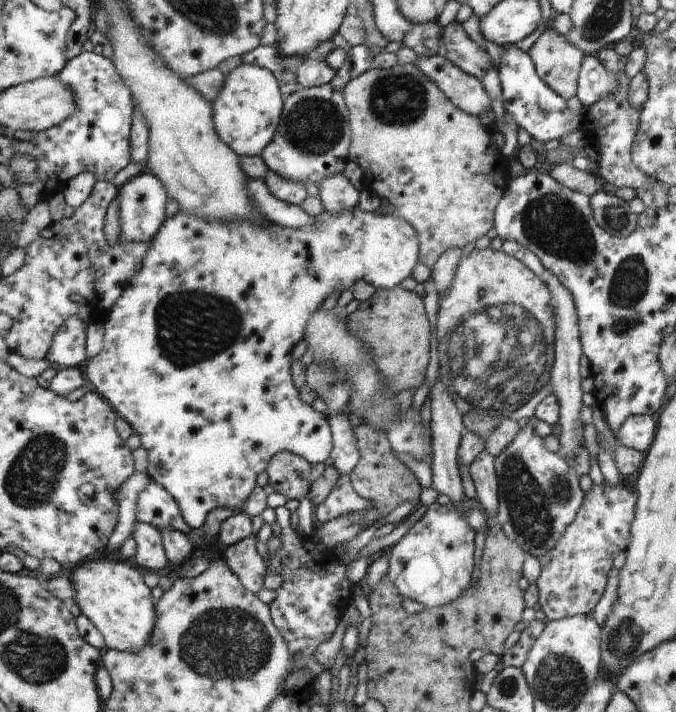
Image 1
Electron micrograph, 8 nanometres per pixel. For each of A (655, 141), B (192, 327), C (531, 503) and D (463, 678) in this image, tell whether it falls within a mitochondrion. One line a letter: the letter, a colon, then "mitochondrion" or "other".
A: other
B: mitochondrion
C: mitochondrion
D: other

